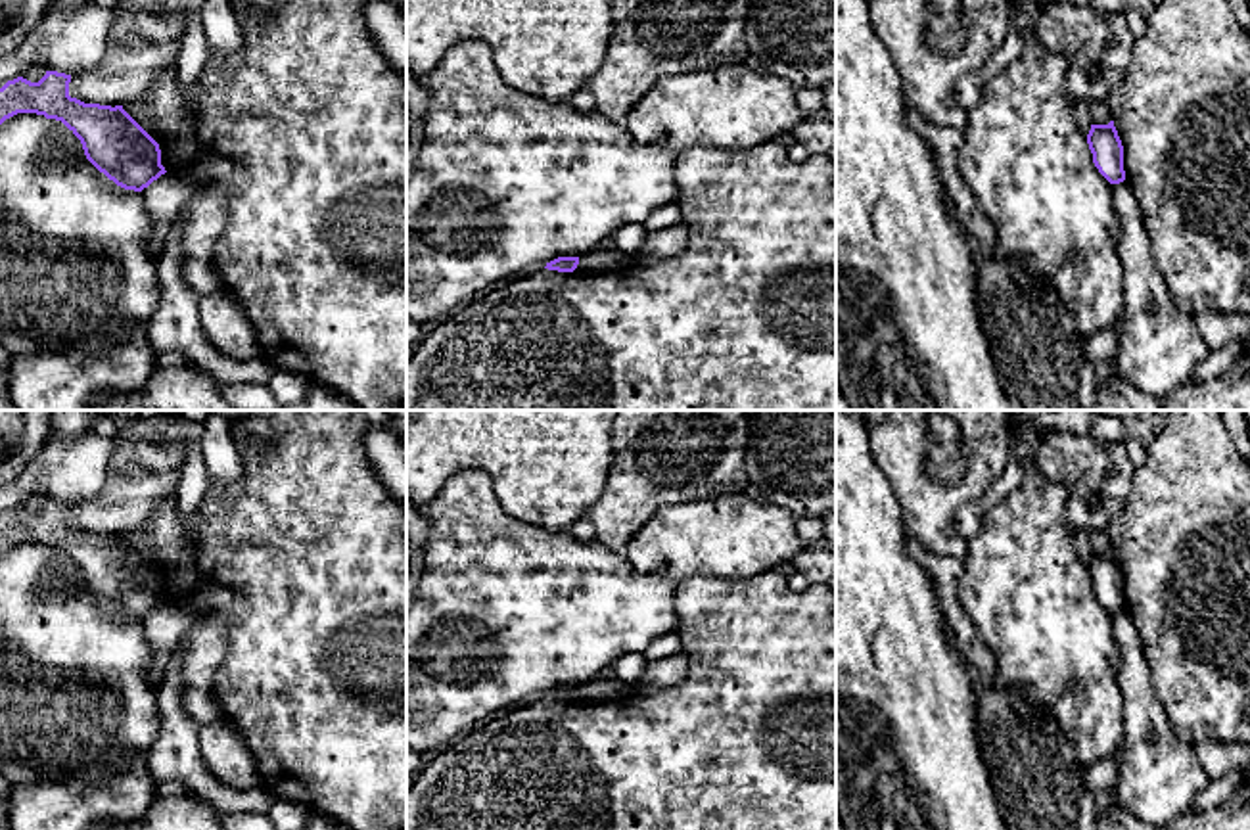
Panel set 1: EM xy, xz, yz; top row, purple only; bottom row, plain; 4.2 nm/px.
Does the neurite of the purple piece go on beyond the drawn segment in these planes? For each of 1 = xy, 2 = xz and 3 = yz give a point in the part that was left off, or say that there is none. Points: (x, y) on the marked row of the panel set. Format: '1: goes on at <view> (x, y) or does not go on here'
1: does not go on here
2: does not go on here
3: does not go on here

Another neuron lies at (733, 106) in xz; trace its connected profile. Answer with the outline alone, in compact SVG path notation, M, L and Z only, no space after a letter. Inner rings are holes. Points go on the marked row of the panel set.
M746 61L658 79L623 125L637 144L679 155L694 146L750 150L801 121L798 90Z

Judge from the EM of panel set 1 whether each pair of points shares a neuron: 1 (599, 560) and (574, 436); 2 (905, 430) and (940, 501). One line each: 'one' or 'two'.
1: two
2: one

